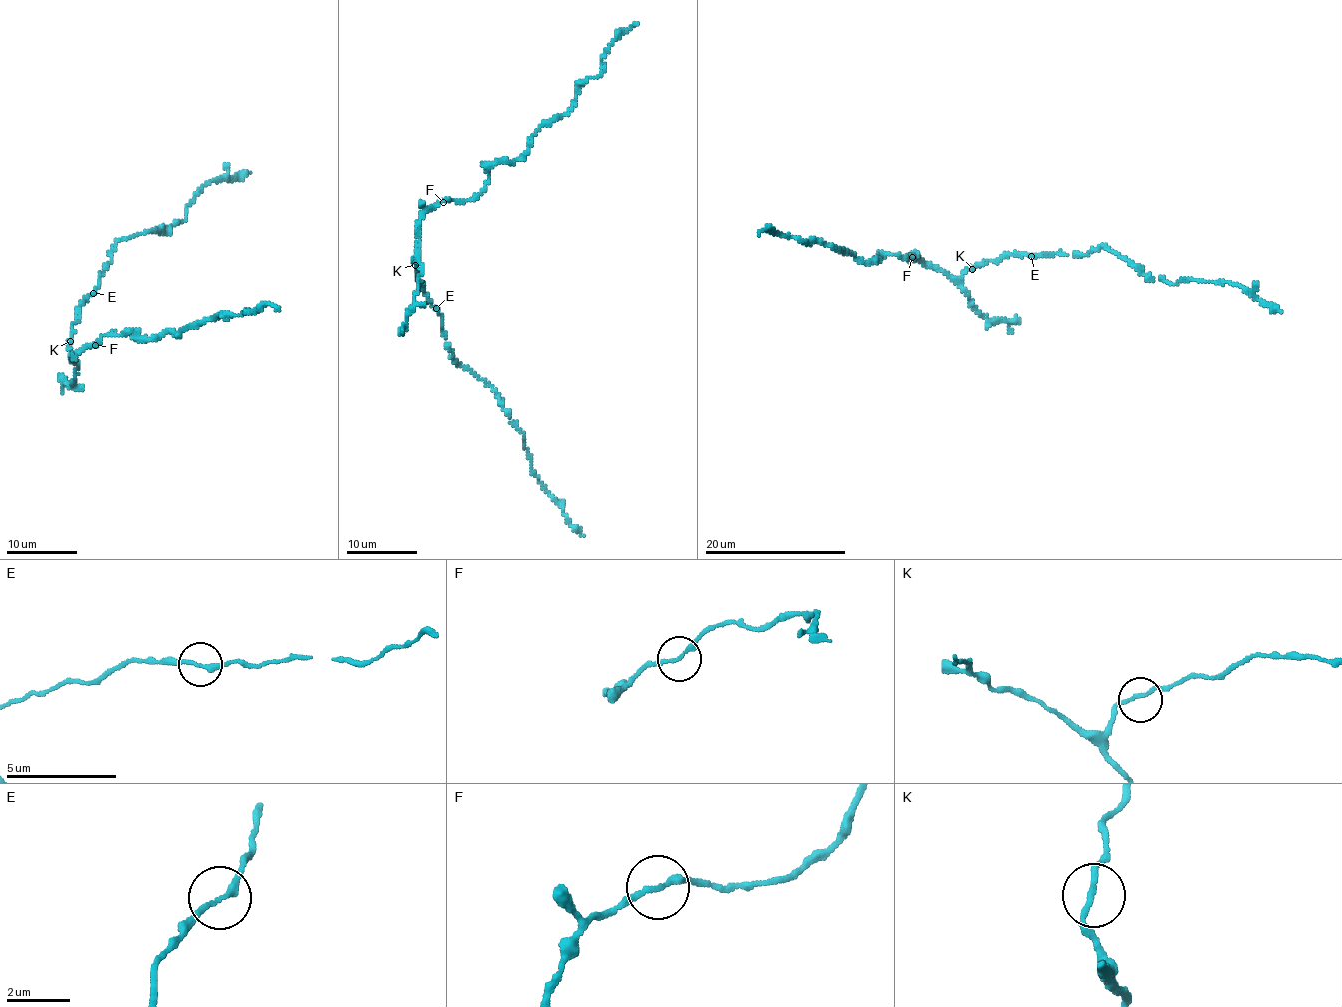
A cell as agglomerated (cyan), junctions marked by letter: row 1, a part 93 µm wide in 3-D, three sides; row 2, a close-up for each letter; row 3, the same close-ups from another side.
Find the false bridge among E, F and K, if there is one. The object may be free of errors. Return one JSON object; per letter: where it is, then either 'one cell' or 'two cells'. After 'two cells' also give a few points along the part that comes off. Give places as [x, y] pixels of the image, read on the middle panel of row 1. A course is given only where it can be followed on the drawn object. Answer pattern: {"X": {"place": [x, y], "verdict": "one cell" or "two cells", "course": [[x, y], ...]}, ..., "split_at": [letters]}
{"E": {"place": [436, 308], "verdict": "one cell"}, "F": {"place": [443, 202], "verdict": "one cell"}, "K": {"place": [415, 265], "verdict": "one cell"}, "split_at": []}

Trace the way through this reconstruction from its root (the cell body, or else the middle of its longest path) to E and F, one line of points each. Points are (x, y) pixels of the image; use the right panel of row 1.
E: (970, 267), (1000, 260), (1009, 255), (1031, 256)
F: (970, 267), (959, 278), (949, 278), (912, 257)

